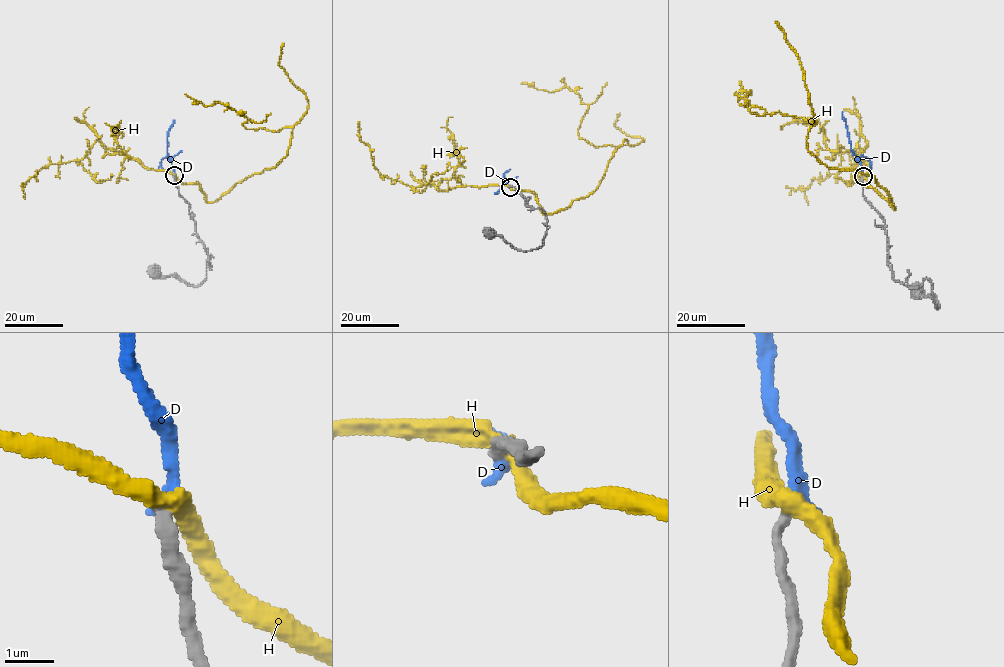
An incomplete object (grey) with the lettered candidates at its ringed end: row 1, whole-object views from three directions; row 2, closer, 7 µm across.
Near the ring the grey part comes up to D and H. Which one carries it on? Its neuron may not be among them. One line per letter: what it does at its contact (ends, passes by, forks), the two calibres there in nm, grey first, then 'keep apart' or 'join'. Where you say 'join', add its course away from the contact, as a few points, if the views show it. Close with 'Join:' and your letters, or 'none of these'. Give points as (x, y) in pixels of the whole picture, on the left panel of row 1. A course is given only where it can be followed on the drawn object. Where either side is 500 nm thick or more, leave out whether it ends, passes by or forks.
D: it ends there; 240 nm thick on the grey side, 280 nm on the other; join; it runs (173, 174), (167, 155), (167, 133), (174, 120)
H: it passes by; 240 nm thick on the grey side, 380 nm on the other; keep apart
Join: D

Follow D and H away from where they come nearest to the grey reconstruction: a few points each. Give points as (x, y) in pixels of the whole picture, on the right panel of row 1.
D: (862, 176), (860, 162), (850, 147), (841, 112)
H: (862, 177), (895, 208), (872, 176), (829, 168), (808, 150), (814, 120), (815, 124), (753, 106), (740, 80)

